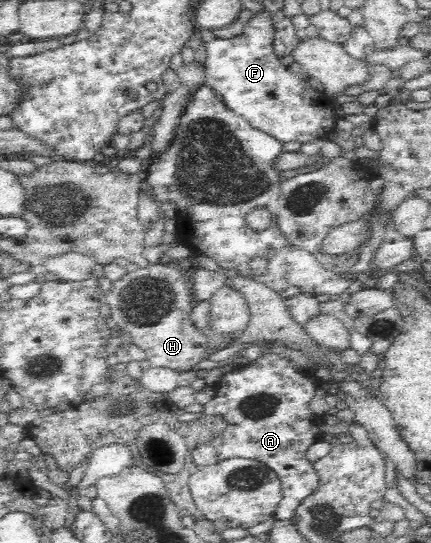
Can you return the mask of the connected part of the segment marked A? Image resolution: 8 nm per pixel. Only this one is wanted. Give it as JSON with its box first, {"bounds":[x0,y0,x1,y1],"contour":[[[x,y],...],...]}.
{"bounds":[193,354,321,521],"contour":[[[263,354],[245,367],[236,367],[234,371],[224,375],[214,385],[214,397],[203,406],[202,414],[221,416],[230,422],[228,428],[218,434],[206,445],[200,445],[193,452],[193,461],[198,467],[205,467],[230,458],[244,458],[262,462],[273,470],[281,480],[283,499],[276,509],[275,518],[278,521],[288,521],[295,515],[296,509],[305,498],[312,496],[320,486],[320,475],[314,465],[306,458],[307,451],[316,442],[314,428],[319,428],[321,416],[311,412],[311,398],[316,393],[315,377],[312,373],[299,372],[288,359],[274,354]]]}

